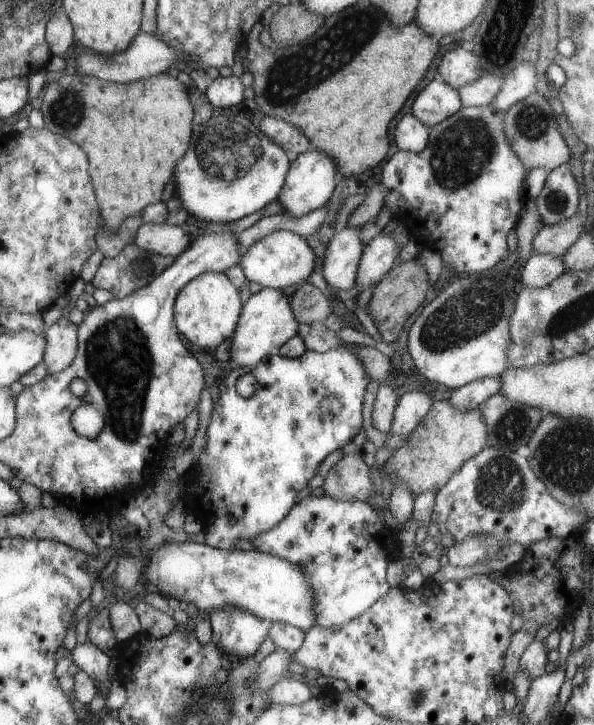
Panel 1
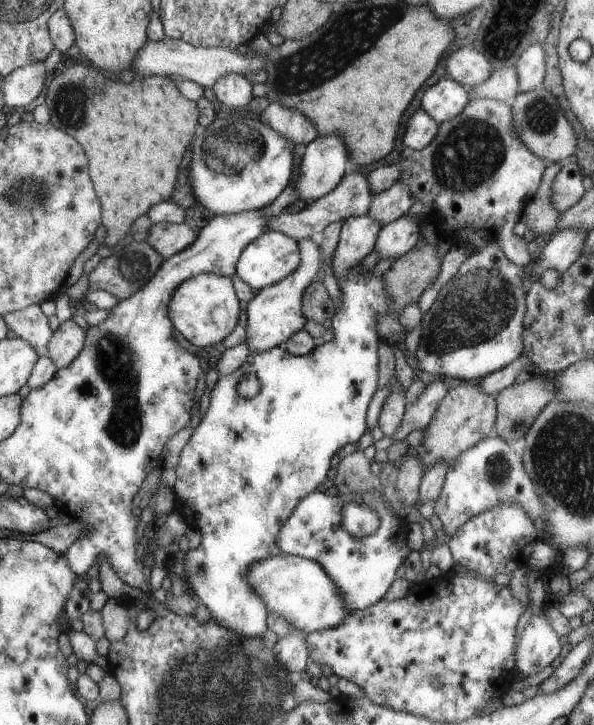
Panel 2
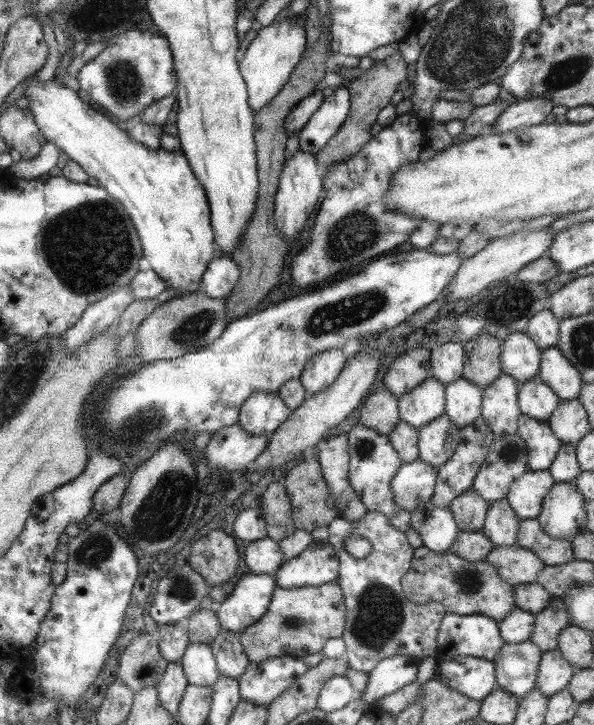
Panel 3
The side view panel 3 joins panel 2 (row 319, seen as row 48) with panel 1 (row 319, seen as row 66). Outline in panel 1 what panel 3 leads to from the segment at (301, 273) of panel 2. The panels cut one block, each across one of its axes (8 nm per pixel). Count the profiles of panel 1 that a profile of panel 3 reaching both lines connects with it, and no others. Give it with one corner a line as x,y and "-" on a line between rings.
263,288
243,304
239,328
235,328
235,336
231,336
231,360
229,360
231,366
247,370
255,368
261,360
275,356
277,350
299,332
299,322
295,320
289,294
291,290
285,292

